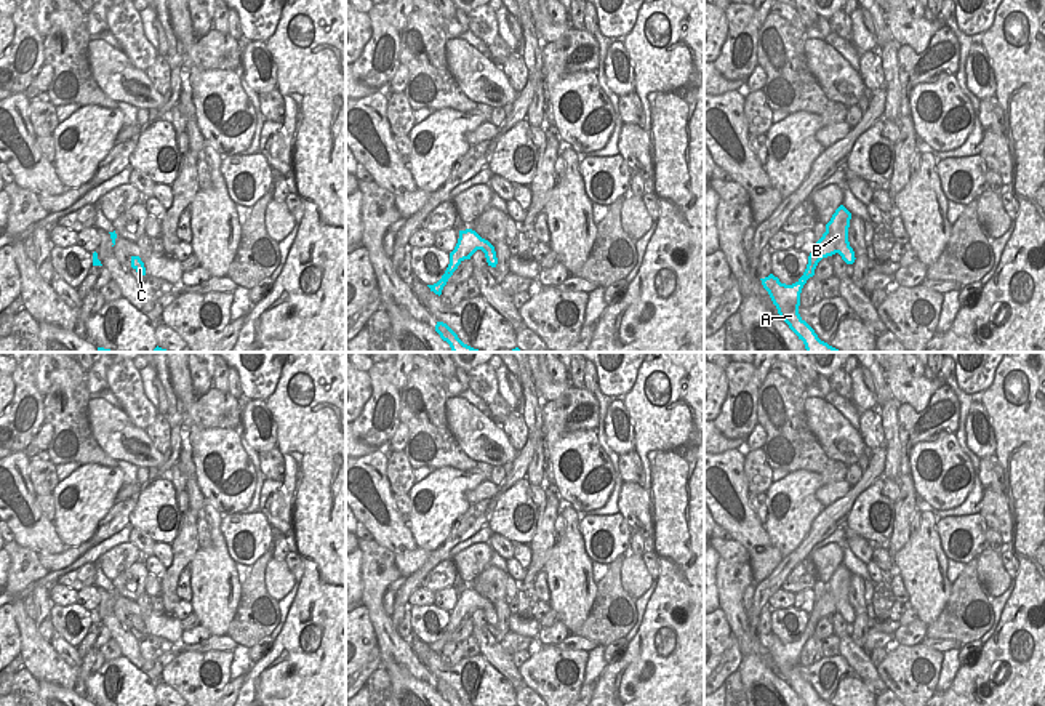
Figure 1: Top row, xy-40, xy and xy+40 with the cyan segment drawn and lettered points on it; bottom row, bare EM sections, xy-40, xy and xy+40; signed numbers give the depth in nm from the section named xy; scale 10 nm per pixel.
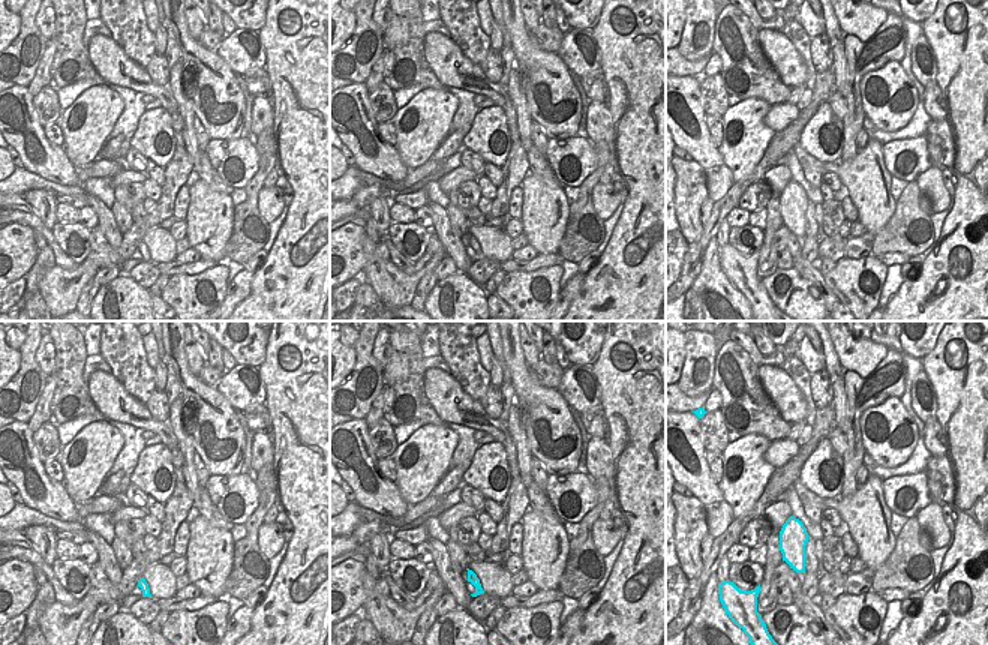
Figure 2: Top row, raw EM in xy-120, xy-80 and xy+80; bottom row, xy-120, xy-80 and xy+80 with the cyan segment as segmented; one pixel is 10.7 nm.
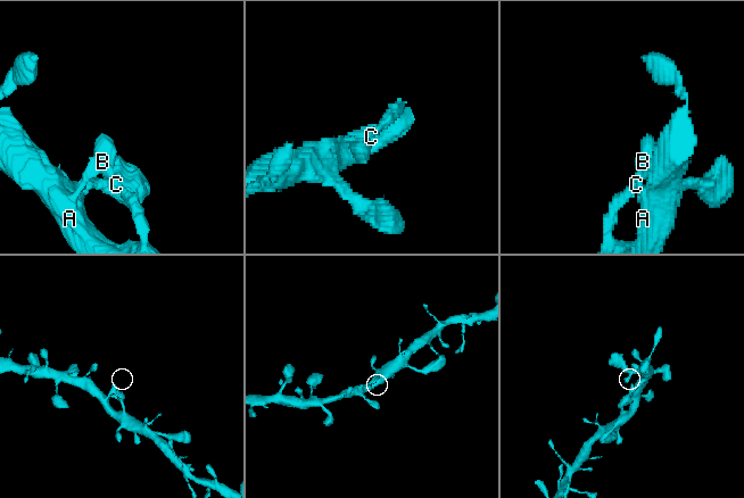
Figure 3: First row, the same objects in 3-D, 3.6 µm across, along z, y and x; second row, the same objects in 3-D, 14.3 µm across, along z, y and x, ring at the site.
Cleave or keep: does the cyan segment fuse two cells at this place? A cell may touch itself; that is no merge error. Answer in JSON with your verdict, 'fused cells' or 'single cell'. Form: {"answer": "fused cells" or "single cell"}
{"answer": "single cell"}

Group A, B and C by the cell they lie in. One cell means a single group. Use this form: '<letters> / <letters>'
A B C

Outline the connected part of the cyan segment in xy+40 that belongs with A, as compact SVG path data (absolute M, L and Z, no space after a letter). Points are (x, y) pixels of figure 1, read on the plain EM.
M840 564L826 583L826 591L815 602L813 610L808 615L807 628L795 642L781 642L773 632L760 637L778 668L779 677L783 677L799 698L803 700L805 706L832 706L821 700L815 688L800 676L800 652L807 639L815 634L815 628L823 616L839 612L847 623L855 621L855 610L848 600L850 578L851 572Z

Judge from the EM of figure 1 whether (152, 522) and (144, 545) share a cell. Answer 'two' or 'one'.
two

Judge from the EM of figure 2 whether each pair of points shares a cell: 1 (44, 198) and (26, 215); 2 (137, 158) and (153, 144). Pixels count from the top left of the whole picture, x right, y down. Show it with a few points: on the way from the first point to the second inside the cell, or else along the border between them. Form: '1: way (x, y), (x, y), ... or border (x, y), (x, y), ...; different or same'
1: border (21, 195), (50, 230); different
2: border (131, 146), (147, 159); different

